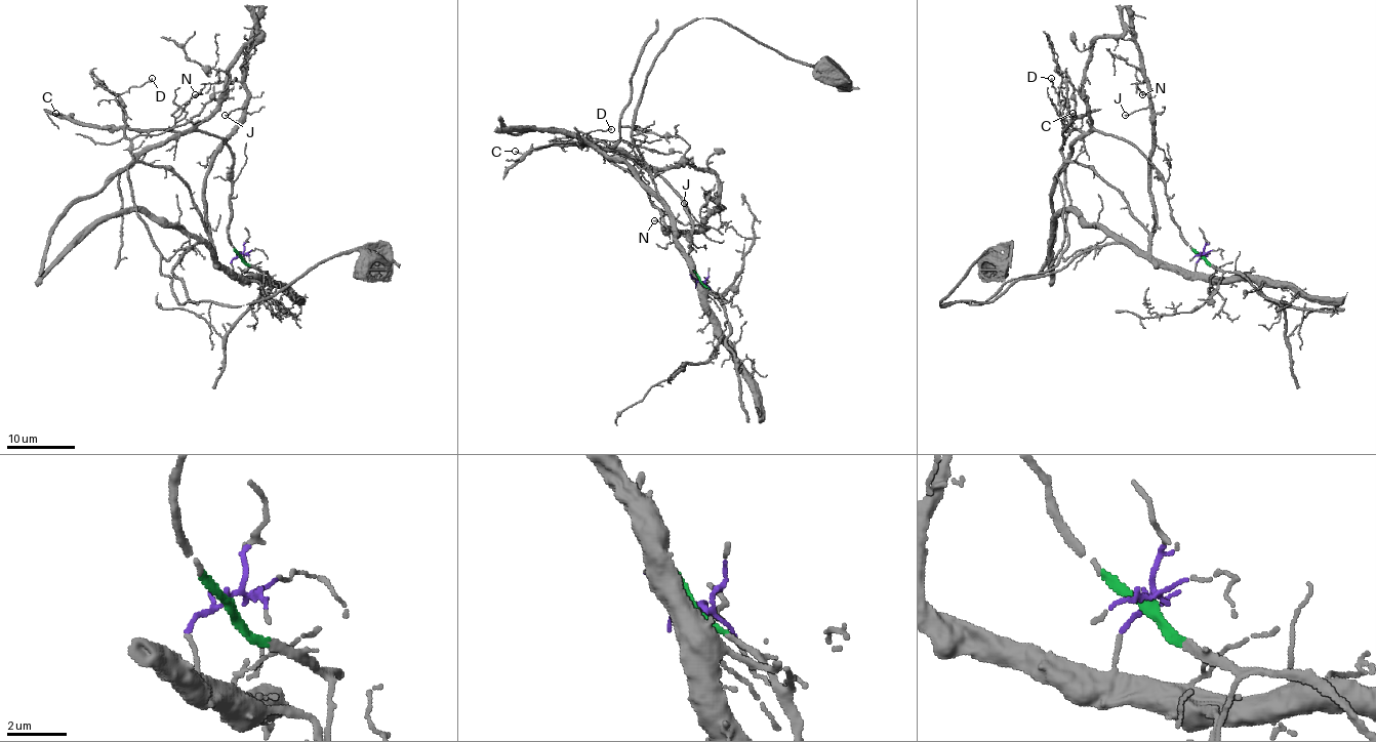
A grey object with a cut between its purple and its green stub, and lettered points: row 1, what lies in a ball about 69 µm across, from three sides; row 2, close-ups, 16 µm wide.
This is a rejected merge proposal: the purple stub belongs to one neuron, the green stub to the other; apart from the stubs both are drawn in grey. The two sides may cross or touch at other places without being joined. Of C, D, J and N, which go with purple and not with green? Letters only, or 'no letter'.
J, N

